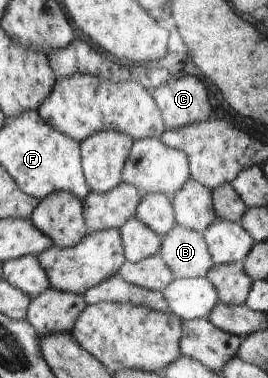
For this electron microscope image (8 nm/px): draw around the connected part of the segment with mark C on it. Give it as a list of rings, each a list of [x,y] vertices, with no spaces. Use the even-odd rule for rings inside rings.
[[[183,75],[181,79],[171,78],[165,85],[156,87],[151,94],[166,129],[205,121],[213,116],[205,85],[193,75]]]

